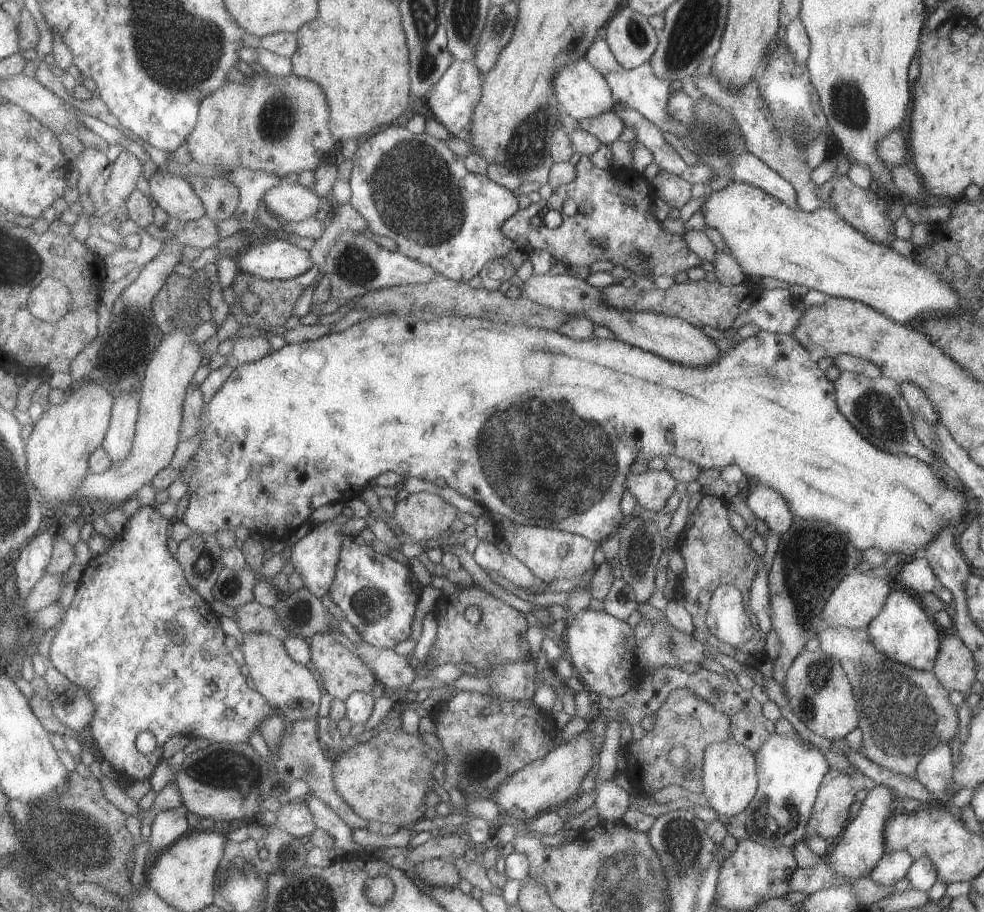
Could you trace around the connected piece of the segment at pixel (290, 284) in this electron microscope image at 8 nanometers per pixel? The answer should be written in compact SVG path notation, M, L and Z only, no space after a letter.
M314 264L312 269L310 269L306 274L299 276L295 279L288 279L285 281L267 281L263 278L257 277L256 275L251 275L239 270L238 275L233 279L232 286L234 288L234 292L238 297L239 301L242 300L242 297L246 293L254 292L254 294L259 294L259 298L263 300L263 304L261 304L260 310L263 313L263 318L259 318L257 315L249 315L248 313L243 314L245 318L241 320L241 316L239 316L239 322L241 324L245 324L245 327L249 325L255 325L255 327L259 326L259 324L264 324L270 326L280 326L284 325L291 316L293 316L293 310L295 310L295 304L297 304L297 300L301 298L301 294L309 288L309 286L313 286L315 282L317 282L317 278L319 278L319 268L317 264Z

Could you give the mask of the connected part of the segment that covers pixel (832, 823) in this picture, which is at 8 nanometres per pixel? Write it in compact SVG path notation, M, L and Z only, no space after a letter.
M854 767L851 770L845 771L837 770L837 768L828 768L828 772L824 774L820 788L818 789L816 800L814 801L814 808L812 809L806 834L802 842L810 834L818 834L825 841L829 841L839 834L839 832L843 831L843 824L847 820L847 811L849 806L855 801L855 793L862 789L865 791L872 790L876 785Z

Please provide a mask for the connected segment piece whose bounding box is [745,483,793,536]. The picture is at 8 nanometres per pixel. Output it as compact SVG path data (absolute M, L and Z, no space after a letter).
M758 483L748 492L745 503L755 518L767 524L768 532L781 536L793 522L785 500L775 490L762 483Z

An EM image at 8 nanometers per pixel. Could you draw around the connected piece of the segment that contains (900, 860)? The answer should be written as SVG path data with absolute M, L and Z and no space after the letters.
M905 850L884 853L867 877L878 884L891 885L907 875L913 862Z

